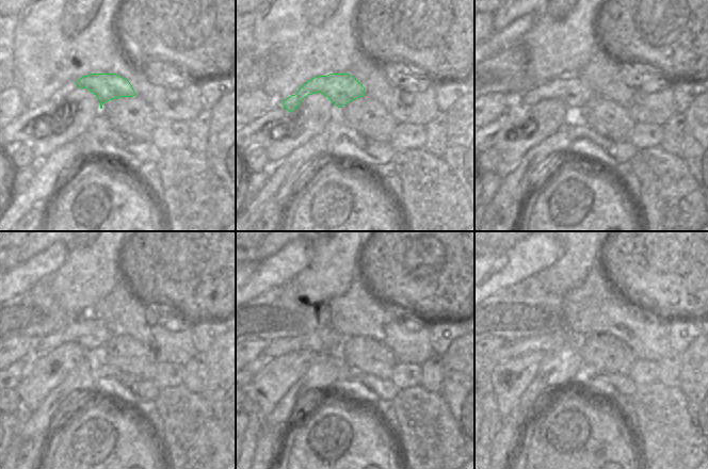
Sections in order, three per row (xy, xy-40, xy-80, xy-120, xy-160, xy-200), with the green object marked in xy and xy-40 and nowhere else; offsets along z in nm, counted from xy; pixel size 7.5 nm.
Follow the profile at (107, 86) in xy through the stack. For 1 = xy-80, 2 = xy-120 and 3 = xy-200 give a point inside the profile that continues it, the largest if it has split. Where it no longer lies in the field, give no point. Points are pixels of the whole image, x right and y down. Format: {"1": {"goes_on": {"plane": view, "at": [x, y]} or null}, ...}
{"1": {"goes_on": {"plane": "xy-80", "at": [574, 92]}}, "2": {"goes_on": {"plane": "xy-120", "at": [91, 334]}}, "3": {"goes_on": {"plane": "xy-200", "at": [551, 342]}}}

